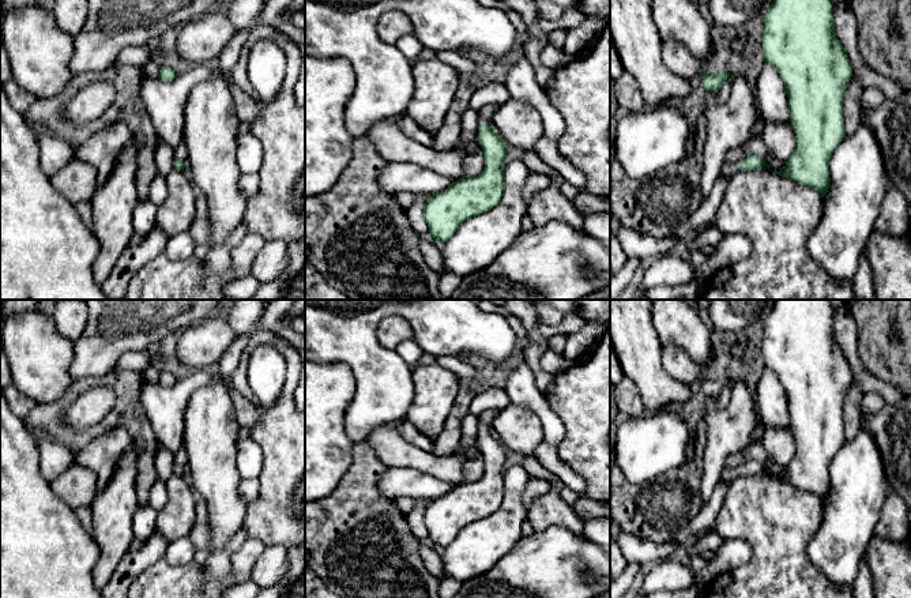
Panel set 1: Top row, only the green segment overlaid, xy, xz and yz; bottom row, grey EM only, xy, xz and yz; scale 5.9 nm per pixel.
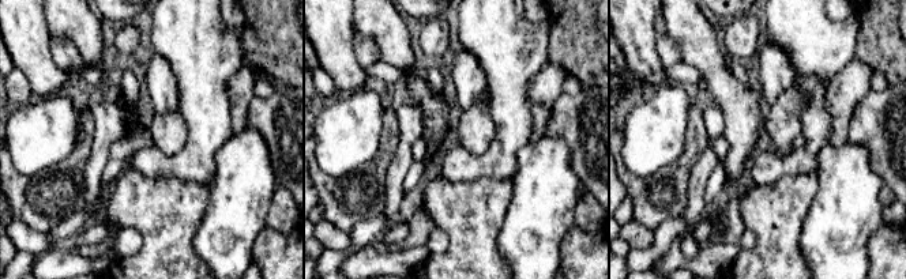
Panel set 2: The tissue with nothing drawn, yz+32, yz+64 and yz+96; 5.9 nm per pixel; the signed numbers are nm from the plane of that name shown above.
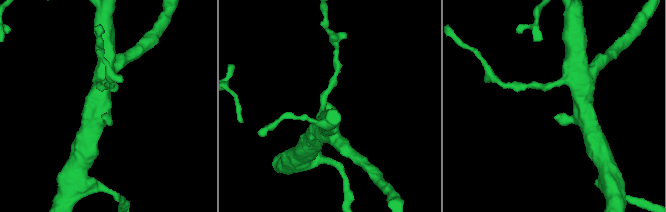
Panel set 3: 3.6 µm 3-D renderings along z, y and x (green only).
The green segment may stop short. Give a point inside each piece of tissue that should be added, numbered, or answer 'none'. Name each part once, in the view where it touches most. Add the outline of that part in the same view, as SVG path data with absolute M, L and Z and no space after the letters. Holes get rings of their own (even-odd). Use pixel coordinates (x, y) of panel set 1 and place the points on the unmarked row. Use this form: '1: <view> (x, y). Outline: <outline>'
1: xz (485, 420). Outline: M488 410L483 414L478 415L478 426L479 429L492 429L492 422L494 417L497 415L497 410Z

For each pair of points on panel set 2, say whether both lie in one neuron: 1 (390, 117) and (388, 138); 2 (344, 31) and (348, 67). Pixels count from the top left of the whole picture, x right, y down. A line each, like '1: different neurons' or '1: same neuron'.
1: same neuron
2: same neuron

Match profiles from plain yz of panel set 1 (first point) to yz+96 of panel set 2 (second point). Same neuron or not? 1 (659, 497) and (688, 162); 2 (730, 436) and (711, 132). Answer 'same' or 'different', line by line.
1: same
2: same

